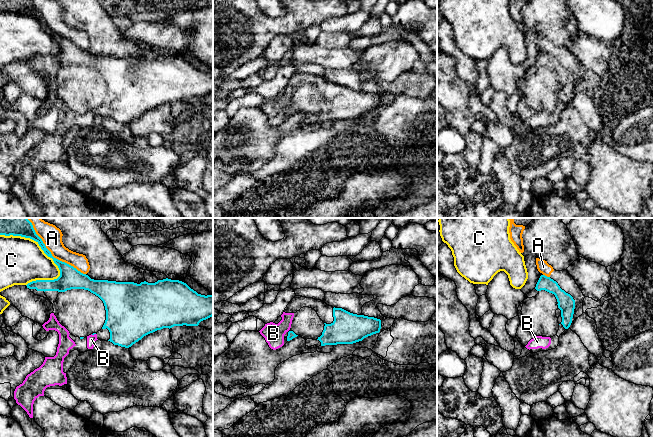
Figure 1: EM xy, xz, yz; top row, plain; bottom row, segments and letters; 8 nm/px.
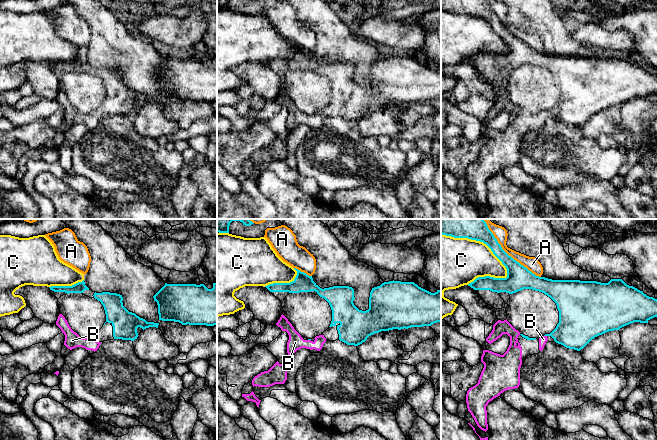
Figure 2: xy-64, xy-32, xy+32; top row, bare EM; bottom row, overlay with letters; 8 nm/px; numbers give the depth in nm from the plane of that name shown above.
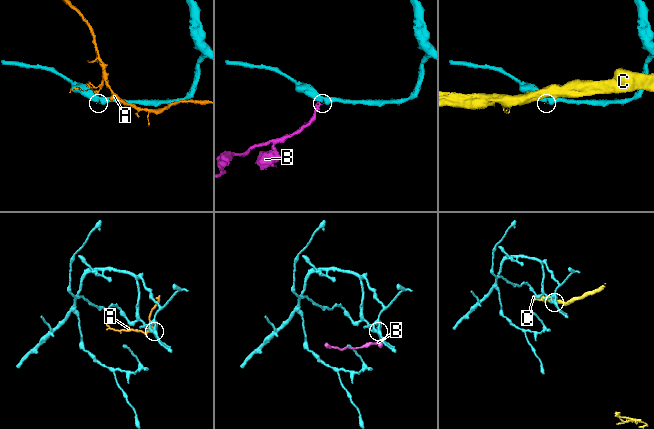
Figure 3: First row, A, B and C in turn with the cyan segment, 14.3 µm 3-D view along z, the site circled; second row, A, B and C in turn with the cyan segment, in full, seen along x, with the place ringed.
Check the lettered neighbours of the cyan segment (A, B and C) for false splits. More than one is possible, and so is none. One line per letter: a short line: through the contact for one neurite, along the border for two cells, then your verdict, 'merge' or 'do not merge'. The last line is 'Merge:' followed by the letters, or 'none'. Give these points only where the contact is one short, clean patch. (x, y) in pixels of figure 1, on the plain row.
A: do not merge
B: line xy (93, 109), (93, 110), (91, 115); merge
C: do not merge
Merge: B

